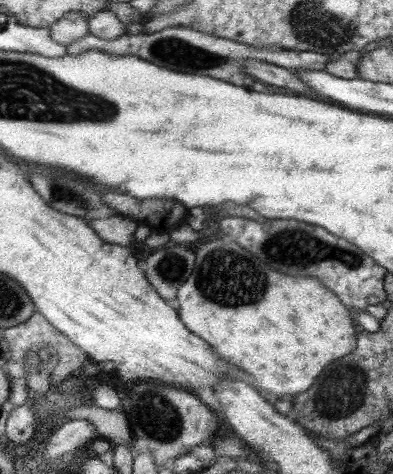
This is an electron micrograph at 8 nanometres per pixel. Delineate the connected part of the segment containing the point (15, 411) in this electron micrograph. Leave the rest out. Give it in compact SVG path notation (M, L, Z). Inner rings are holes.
M27 403L13 408L6 421L6 436L13 442L13 447L26 444L38 430L40 424L32 406Z

